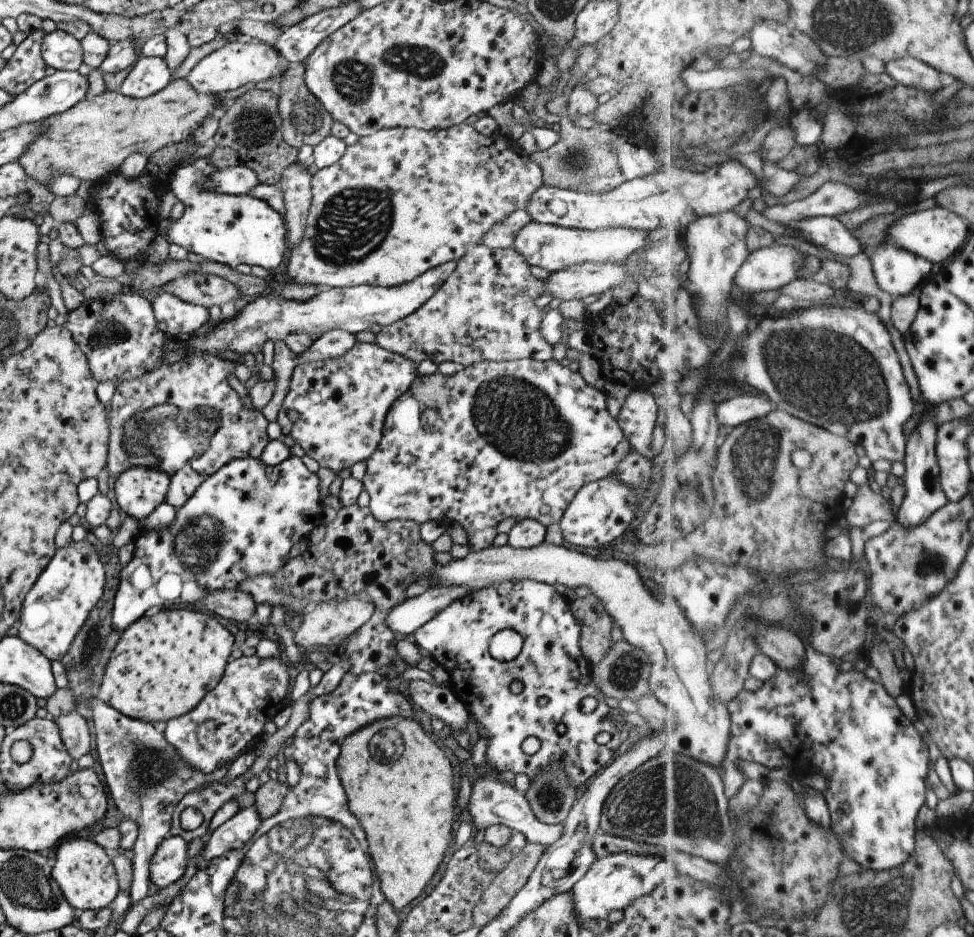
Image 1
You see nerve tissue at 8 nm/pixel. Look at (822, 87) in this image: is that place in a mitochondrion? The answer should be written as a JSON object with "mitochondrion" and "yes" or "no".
{"mitochondrion":"no"}

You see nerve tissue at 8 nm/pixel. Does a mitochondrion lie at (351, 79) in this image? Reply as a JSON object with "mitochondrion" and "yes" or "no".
{"mitochondrion":"yes"}

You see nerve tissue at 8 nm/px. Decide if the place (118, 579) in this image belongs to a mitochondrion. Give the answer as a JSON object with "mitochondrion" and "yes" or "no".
{"mitochondrion":"no"}

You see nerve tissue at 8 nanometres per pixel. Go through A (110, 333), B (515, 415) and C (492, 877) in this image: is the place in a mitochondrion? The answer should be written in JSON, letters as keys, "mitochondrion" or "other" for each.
{"A":"mitochondrion","B":"mitochondrion","C":"other"}

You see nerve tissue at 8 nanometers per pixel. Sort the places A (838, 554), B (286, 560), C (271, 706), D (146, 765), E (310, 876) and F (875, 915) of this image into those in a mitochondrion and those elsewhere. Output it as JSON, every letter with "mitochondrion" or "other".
{"A":"other","B":"other","C":"other","D":"mitochondrion","E":"mitochondrion","F":"mitochondrion"}

